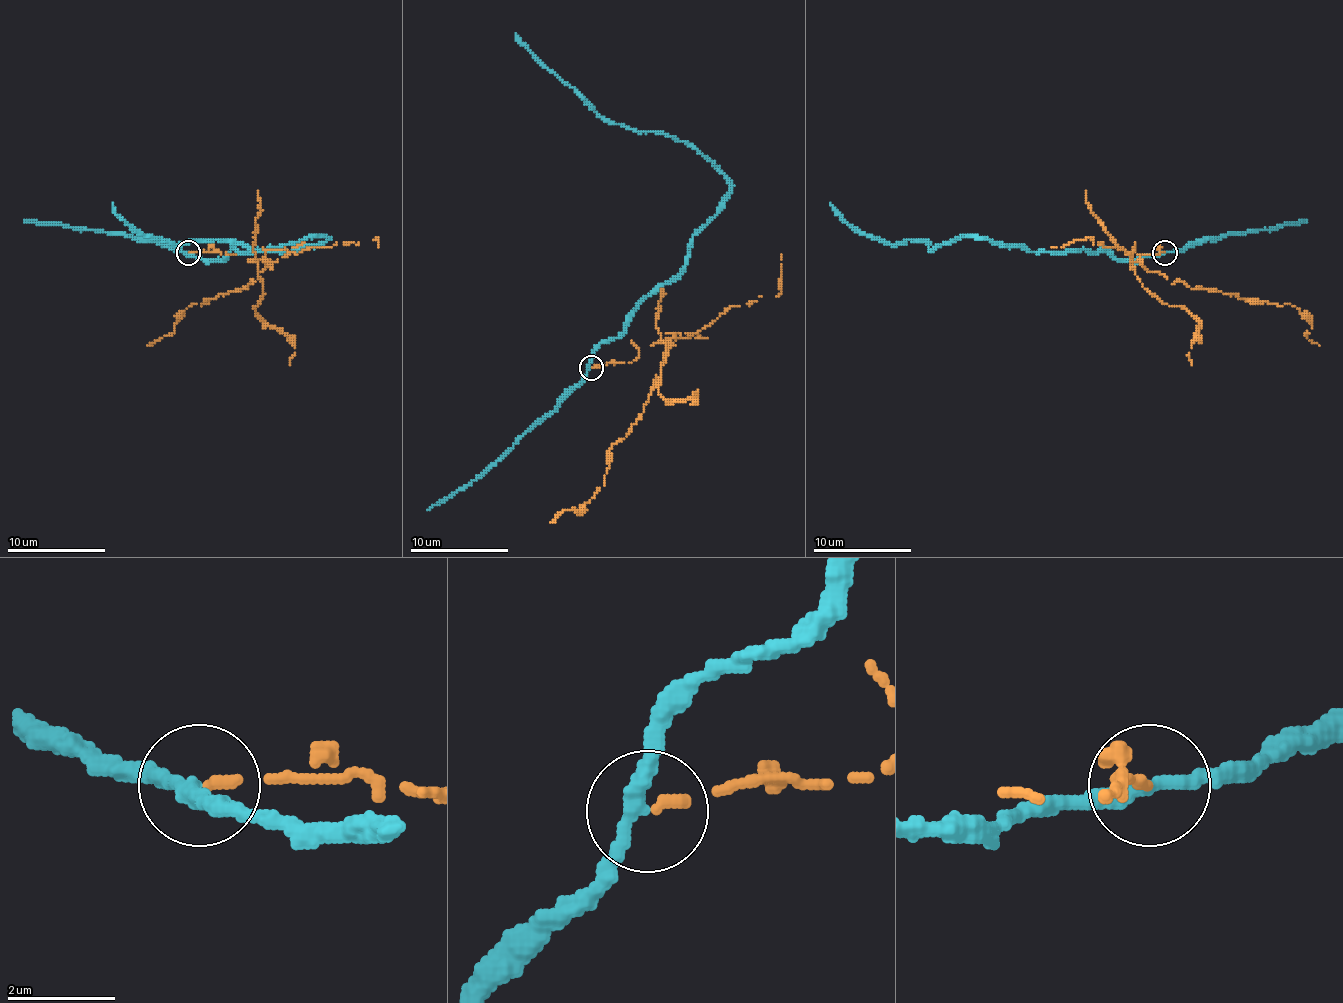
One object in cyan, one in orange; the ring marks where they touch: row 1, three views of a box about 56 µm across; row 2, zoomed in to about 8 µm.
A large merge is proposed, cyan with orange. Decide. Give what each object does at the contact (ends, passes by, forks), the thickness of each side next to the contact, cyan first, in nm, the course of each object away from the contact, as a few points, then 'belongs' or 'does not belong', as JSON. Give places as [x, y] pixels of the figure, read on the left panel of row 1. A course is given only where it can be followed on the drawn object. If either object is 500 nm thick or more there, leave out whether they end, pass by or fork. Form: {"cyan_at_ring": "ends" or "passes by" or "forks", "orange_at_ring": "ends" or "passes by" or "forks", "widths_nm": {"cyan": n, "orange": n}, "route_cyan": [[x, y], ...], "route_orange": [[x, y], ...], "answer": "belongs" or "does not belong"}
{"cyan_at_ring": "passes by", "orange_at_ring": "ends", "widths_nm": {"cyan": 300, "orange": 220}, "route_cyan": [[189, 252], [223, 259], [326, 239], [260, 252], [172, 244], [137, 235], [113, 203]], "route_orange": [[189, 252], [226, 252], [265, 264], [245, 289], [201, 306], [194, 303], [174, 330], [147, 345]], "answer": "does not belong"}

